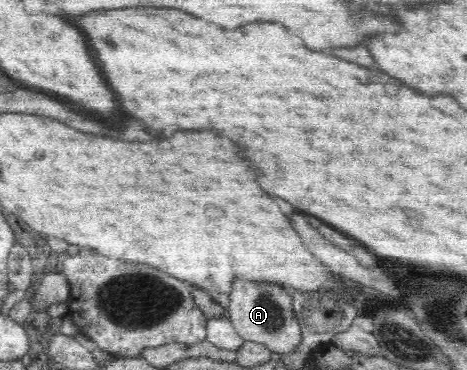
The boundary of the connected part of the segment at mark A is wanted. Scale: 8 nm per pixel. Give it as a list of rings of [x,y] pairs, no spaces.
[[[243,279],[233,281],[226,309],[231,323],[243,340],[259,342],[263,347],[268,347],[271,353],[280,354],[293,351],[298,346],[302,333],[294,312],[293,298],[287,291],[275,283],[249,283]]]

